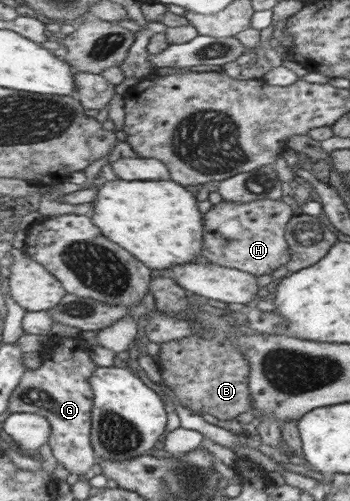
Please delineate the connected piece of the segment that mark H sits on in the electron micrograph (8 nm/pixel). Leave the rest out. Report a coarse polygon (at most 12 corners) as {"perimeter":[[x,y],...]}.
{"perimeter":[[280,200],[220,201],[202,255],[259,277],[289,260]]}

